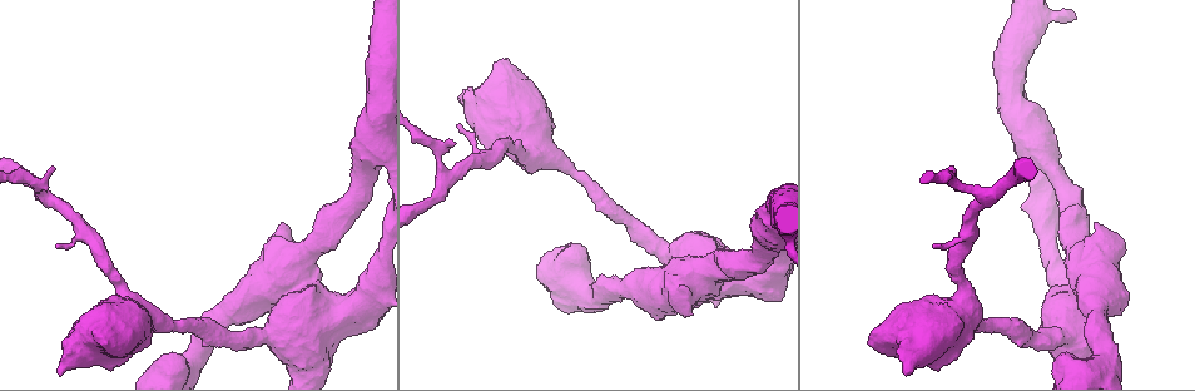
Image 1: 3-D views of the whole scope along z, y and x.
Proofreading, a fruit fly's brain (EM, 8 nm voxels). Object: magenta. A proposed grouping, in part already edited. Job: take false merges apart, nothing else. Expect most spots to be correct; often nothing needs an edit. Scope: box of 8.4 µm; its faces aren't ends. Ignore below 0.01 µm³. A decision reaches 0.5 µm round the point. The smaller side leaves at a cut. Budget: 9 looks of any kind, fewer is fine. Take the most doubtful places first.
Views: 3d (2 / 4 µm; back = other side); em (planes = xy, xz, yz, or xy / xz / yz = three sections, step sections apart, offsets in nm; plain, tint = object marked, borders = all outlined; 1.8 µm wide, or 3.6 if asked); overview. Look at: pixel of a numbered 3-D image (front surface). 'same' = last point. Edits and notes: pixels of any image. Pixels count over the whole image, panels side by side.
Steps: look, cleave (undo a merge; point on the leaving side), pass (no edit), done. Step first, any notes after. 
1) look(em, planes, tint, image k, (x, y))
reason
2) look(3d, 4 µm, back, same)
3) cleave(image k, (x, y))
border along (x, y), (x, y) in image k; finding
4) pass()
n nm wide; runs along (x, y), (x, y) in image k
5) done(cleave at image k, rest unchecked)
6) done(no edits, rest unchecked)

look(em, 3.6 µm, planes, tint, image 1, (369, 155))
sharp bend

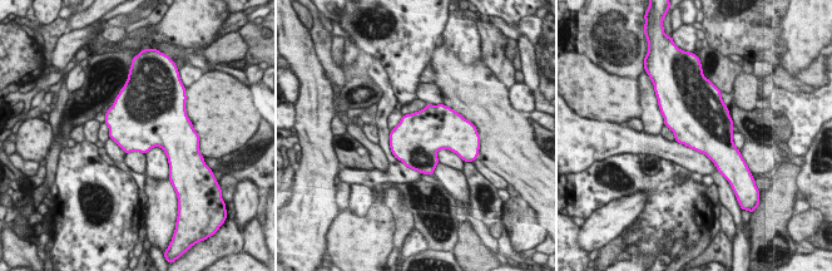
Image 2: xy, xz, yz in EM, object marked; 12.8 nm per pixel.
pass()
650 nm wide; all the same neuron

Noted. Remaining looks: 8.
look(em, planes, plain, image 1, (448, 176))
three-way junction

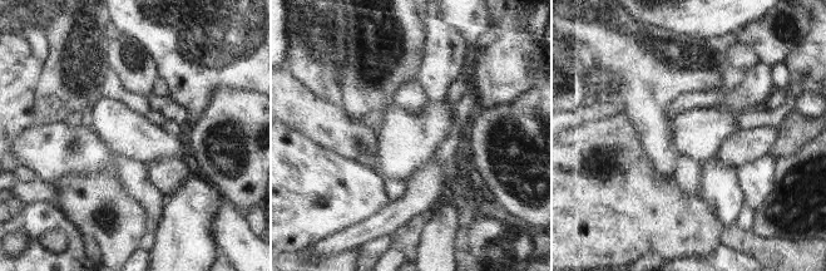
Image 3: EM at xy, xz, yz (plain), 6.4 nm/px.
look(em, planes, borders, same)

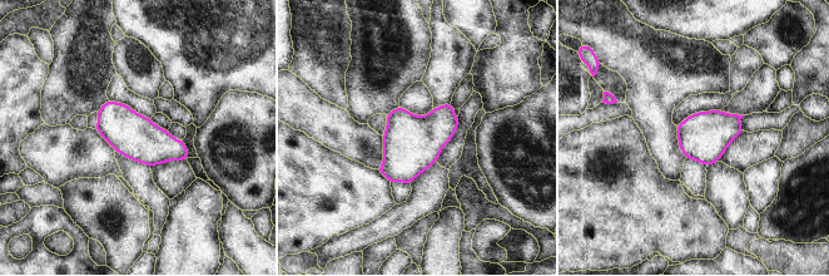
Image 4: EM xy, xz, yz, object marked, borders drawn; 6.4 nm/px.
pass()
280 nm wide; all the same neuron

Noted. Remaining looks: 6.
look(3d, 4 µm, image 1, (669, 253))
calibre changes

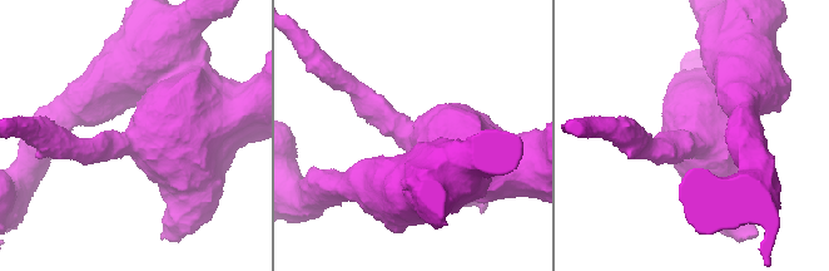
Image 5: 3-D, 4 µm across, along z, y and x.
look(em, 3.6 µm, planes, tint, image 5, (412, 135))
now the EM

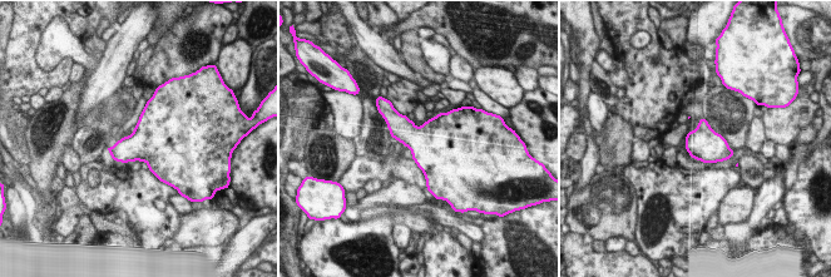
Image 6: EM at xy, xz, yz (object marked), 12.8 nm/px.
pass()
one neuron here

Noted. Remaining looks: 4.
look(3d, 4 µm, image 1, (681, 296))
sudden change in width

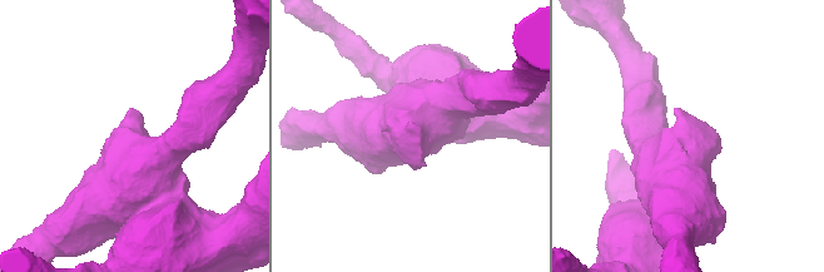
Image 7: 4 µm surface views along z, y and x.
look(em, 3.6 µm, planes, tint, image 7, (411, 135))

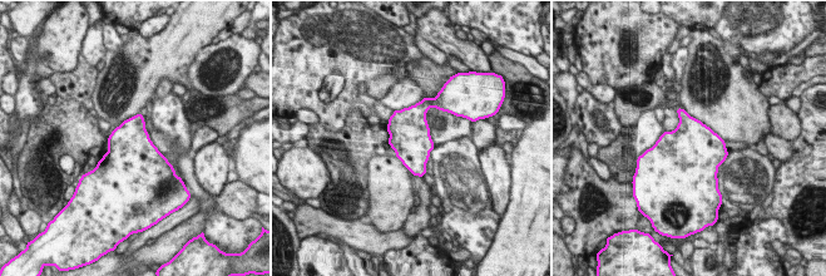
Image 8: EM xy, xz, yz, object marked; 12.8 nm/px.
pass()
continuous, no second neuron

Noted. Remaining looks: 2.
done(no edits, rest unchecked)

